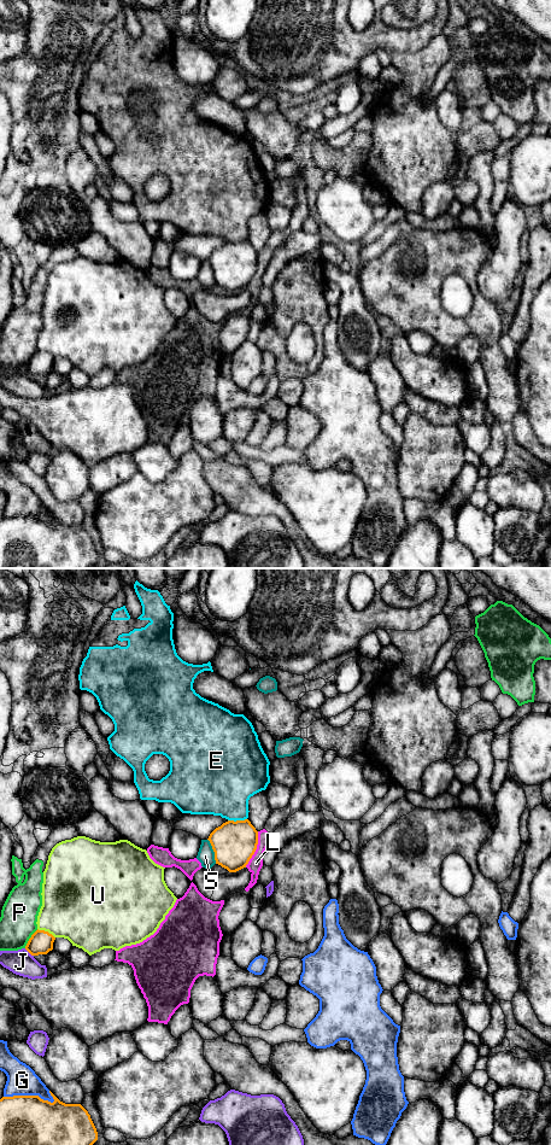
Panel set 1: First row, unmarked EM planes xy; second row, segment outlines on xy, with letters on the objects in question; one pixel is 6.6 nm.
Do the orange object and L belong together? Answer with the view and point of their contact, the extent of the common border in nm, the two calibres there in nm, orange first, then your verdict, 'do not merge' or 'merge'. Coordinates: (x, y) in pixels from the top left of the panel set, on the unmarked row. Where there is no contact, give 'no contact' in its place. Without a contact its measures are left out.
xy (256, 269) | 260 nm | 280/90 nm | do not merge

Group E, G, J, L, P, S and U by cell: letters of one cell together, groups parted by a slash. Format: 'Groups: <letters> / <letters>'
Groups: E / G / J / L / P / S / U

